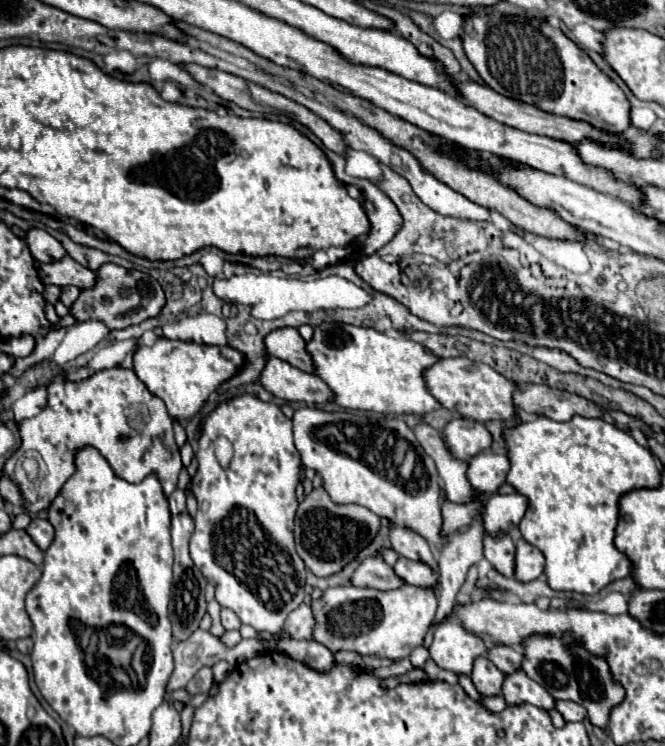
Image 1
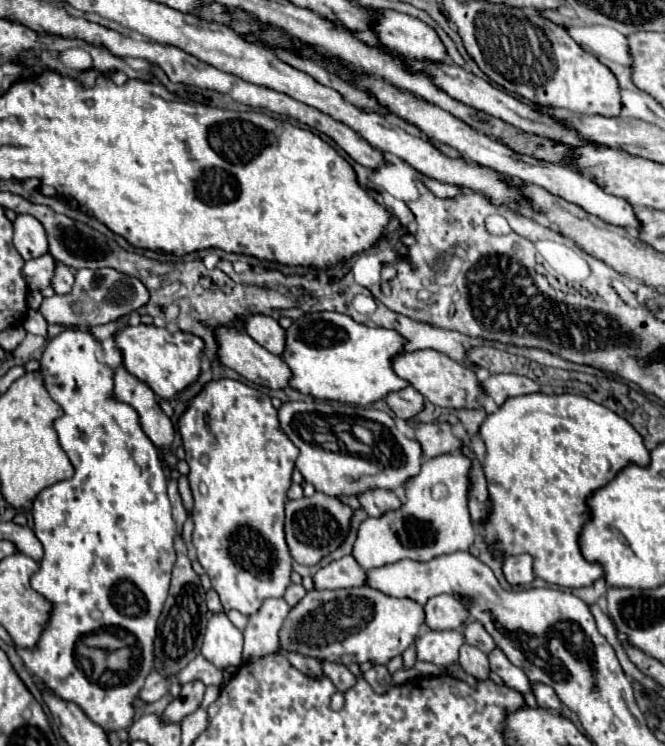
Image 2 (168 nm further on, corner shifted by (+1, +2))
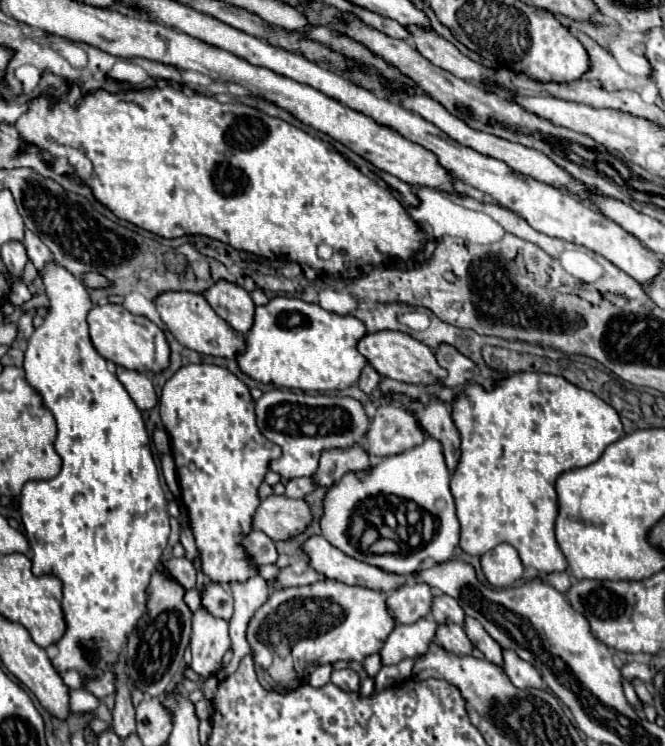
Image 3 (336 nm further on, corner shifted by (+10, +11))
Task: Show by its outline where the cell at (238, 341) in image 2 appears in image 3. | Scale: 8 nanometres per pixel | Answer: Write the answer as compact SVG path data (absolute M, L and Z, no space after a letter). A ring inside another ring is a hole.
M170 291L164 293L156 299L156 309L162 317L162 321L168 325L172 335L188 349L194 349L202 355L212 355L212 357L226 357L226 359L236 359L246 351L246 339L242 333L234 331L212 307L210 303L196 293L186 293L186 291Z

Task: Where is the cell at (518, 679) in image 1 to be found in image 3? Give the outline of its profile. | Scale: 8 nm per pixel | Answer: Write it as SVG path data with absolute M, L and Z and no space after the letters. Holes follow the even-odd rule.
M466 617L466 623L464 623L464 631L466 635L470 637L470 641L474 643L476 649L480 649L486 659L494 665L500 665L504 667L504 657L502 657L502 647L482 629L482 625L478 625L478 621L474 621L472 617Z

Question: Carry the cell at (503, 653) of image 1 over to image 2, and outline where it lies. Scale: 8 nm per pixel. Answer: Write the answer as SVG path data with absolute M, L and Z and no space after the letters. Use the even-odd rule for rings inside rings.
M467 620L463 624L463 638L467 644L473 644L477 648L481 648L485 654L489 654L495 648L493 638L483 630L483 626L475 620Z

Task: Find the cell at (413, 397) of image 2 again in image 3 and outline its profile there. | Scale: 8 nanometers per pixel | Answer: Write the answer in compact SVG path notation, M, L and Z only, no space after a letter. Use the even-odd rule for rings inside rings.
M366 365L366 369L362 371L362 377L358 381L358 387L370 395L380 389L380 381L382 381L382 375L372 365Z

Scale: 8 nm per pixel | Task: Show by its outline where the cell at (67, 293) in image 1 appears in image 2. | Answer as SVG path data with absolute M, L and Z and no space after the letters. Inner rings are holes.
M55 262L55 274L53 274L51 286L57 294L69 294L73 286L73 270L63 262Z

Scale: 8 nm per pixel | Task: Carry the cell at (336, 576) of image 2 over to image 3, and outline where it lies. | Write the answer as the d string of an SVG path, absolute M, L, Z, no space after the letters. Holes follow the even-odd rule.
M306 557L292 559L292 563L286 569L280 569L280 575L274 583L268 583L268 587L280 589L280 587L296 587L296 585L312 585L316 581L322 581L326 575L312 569Z

